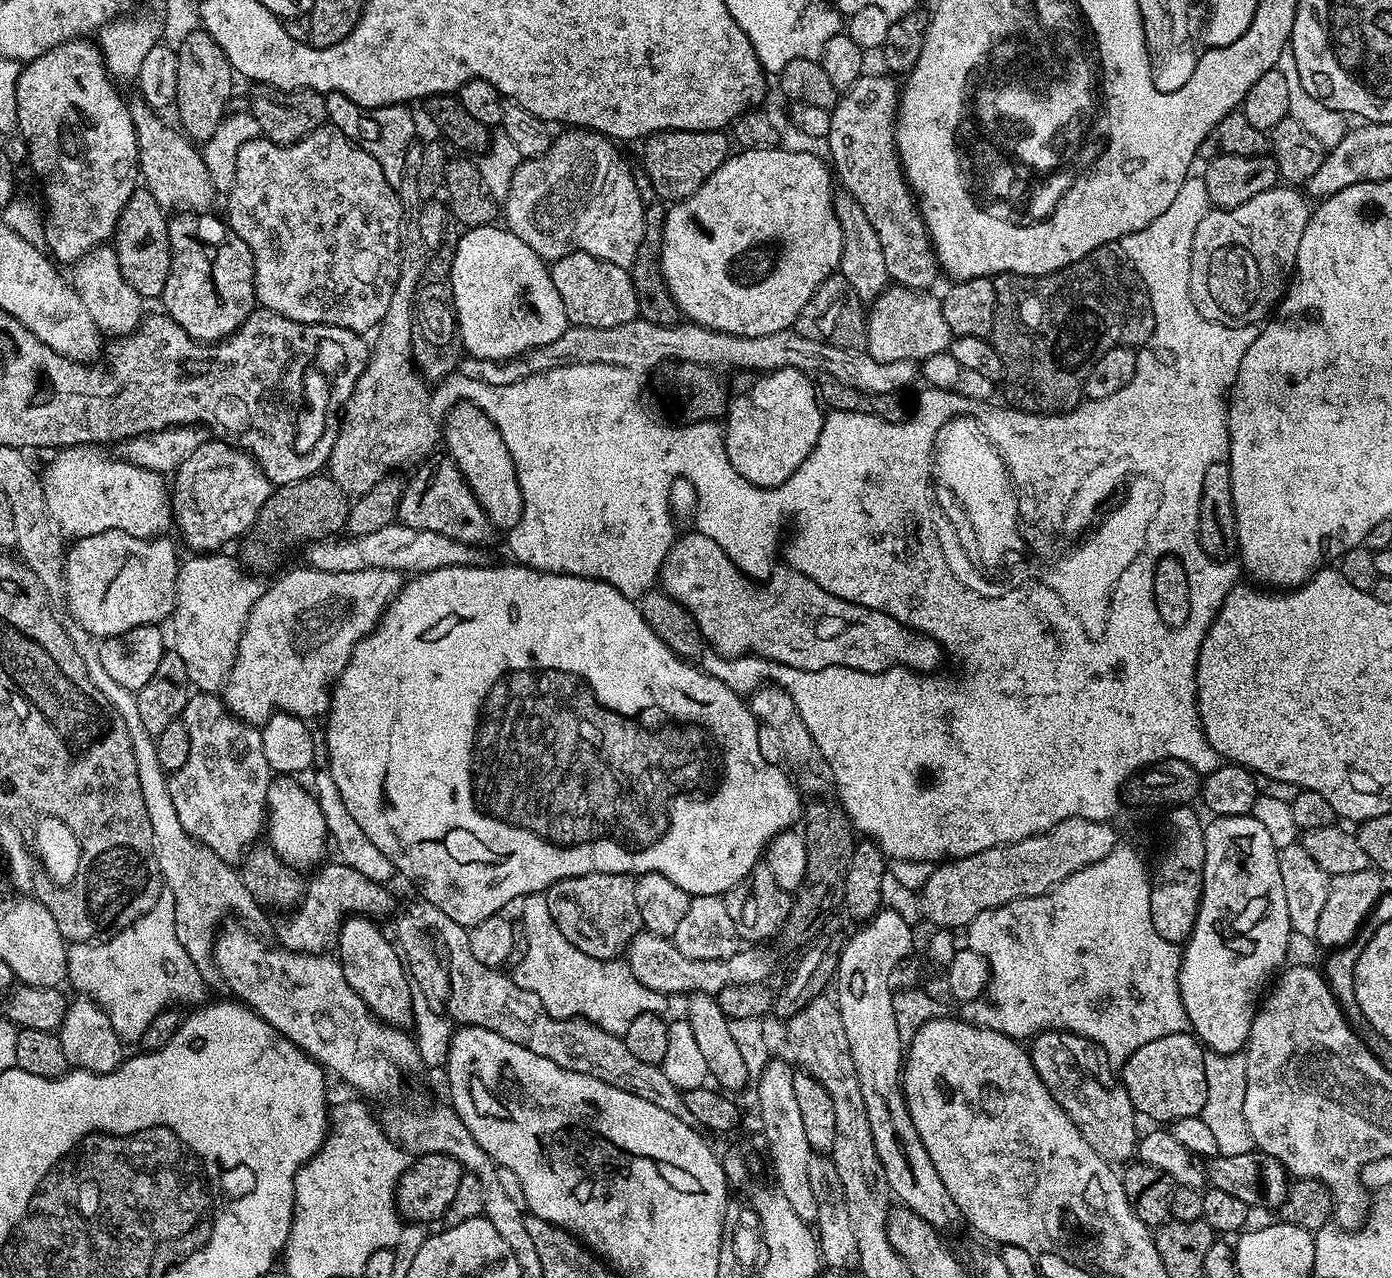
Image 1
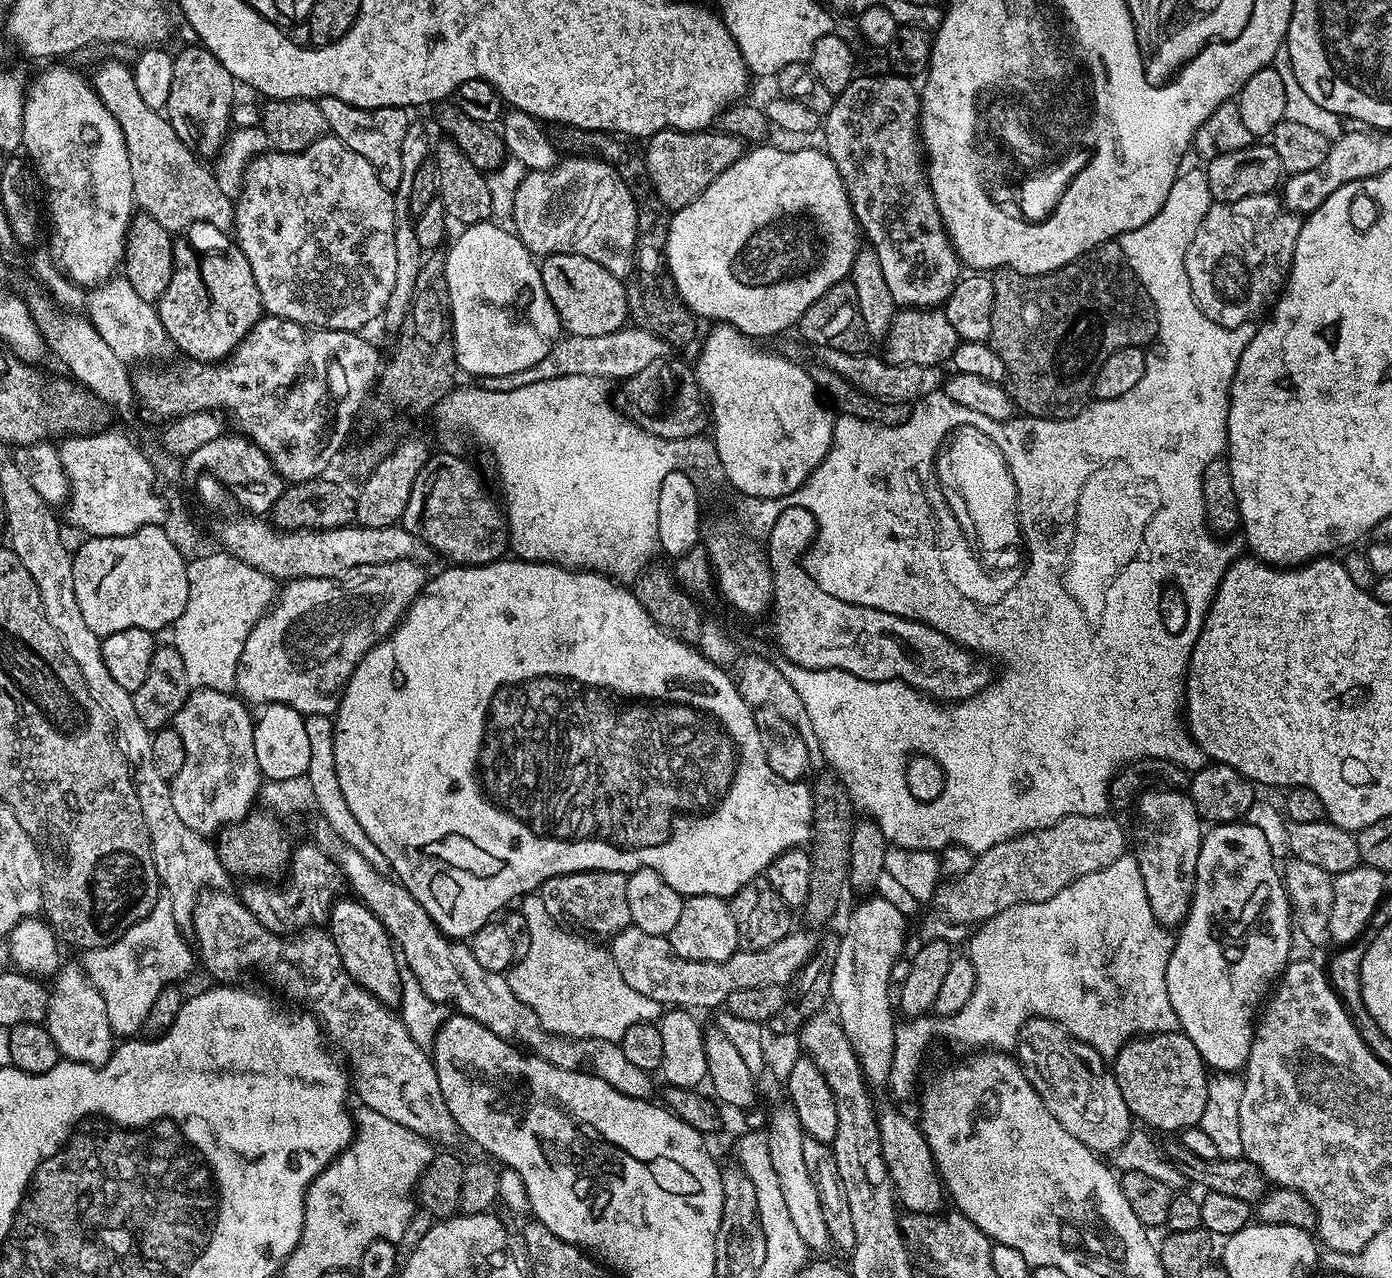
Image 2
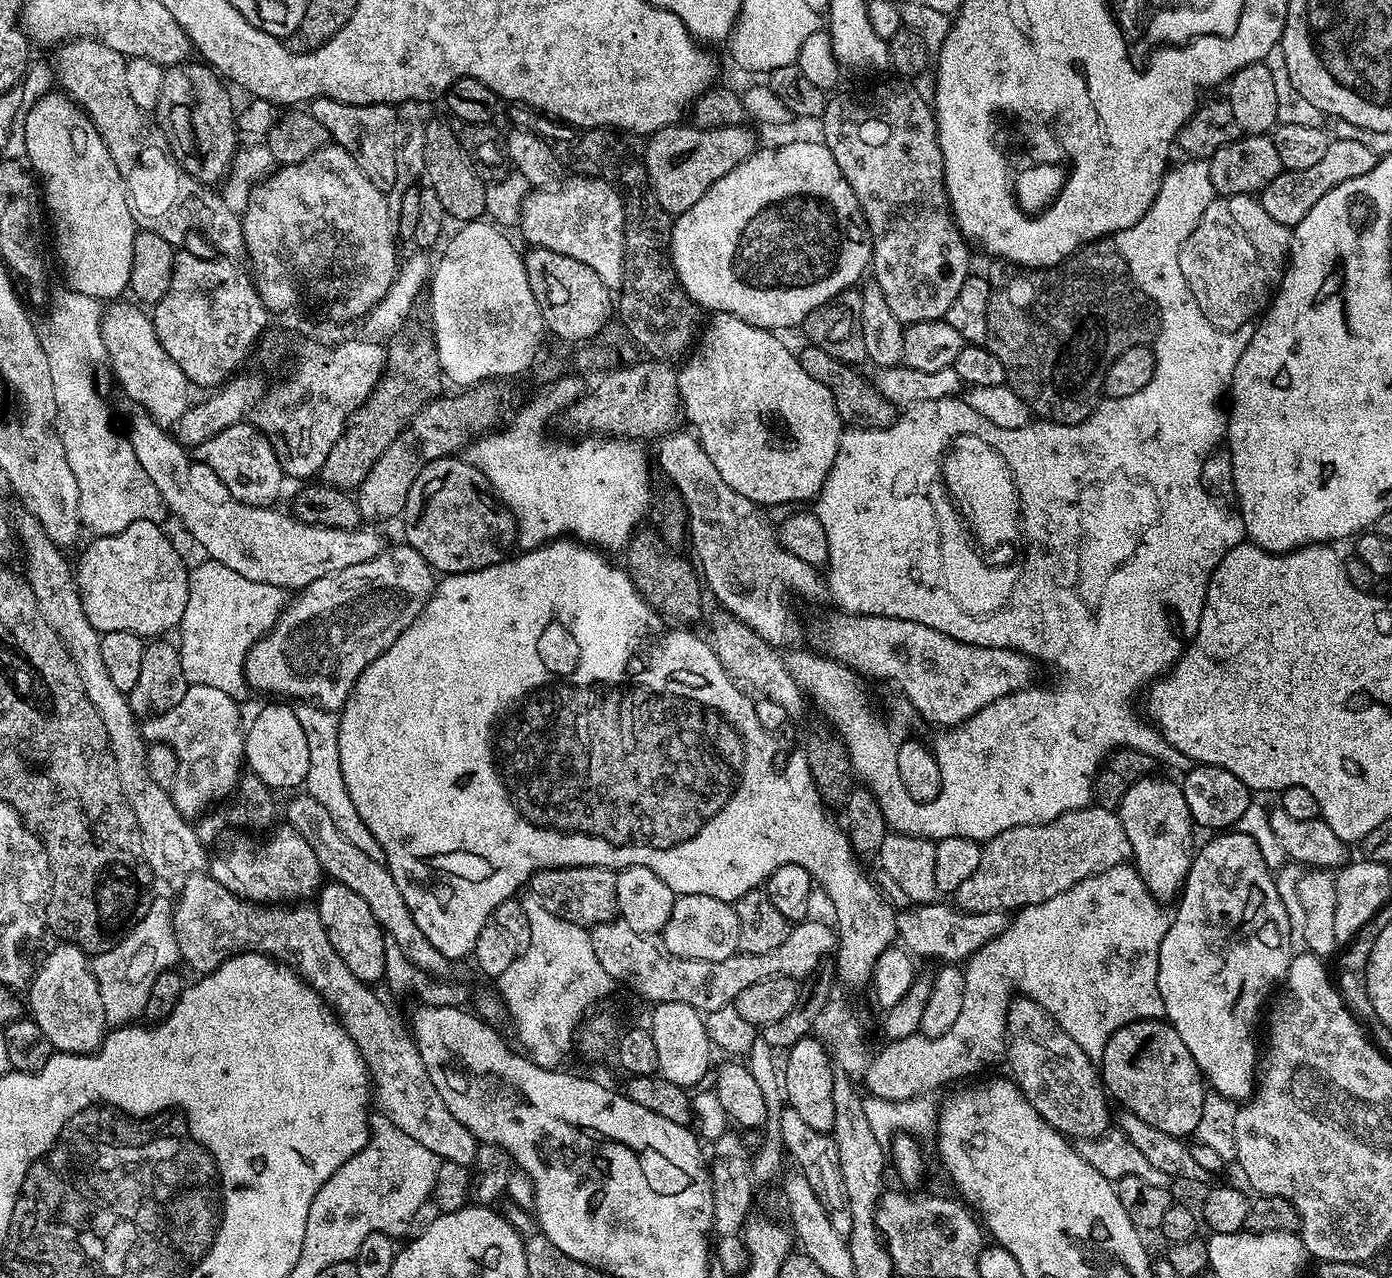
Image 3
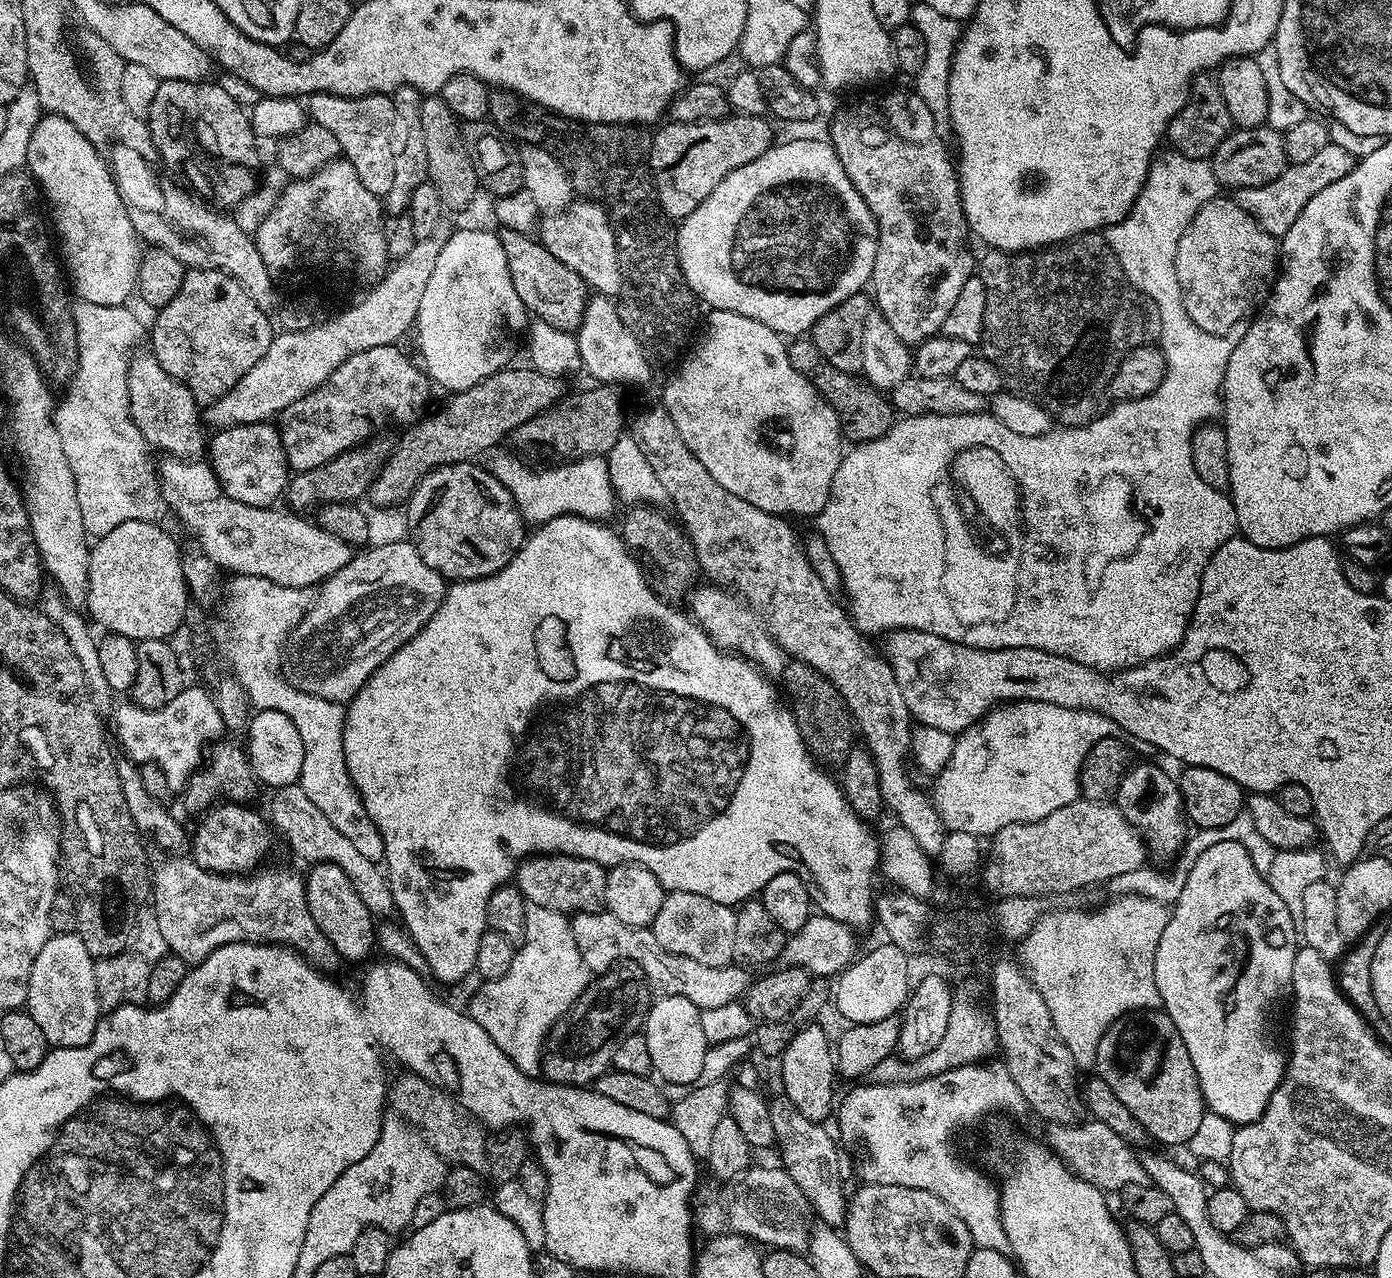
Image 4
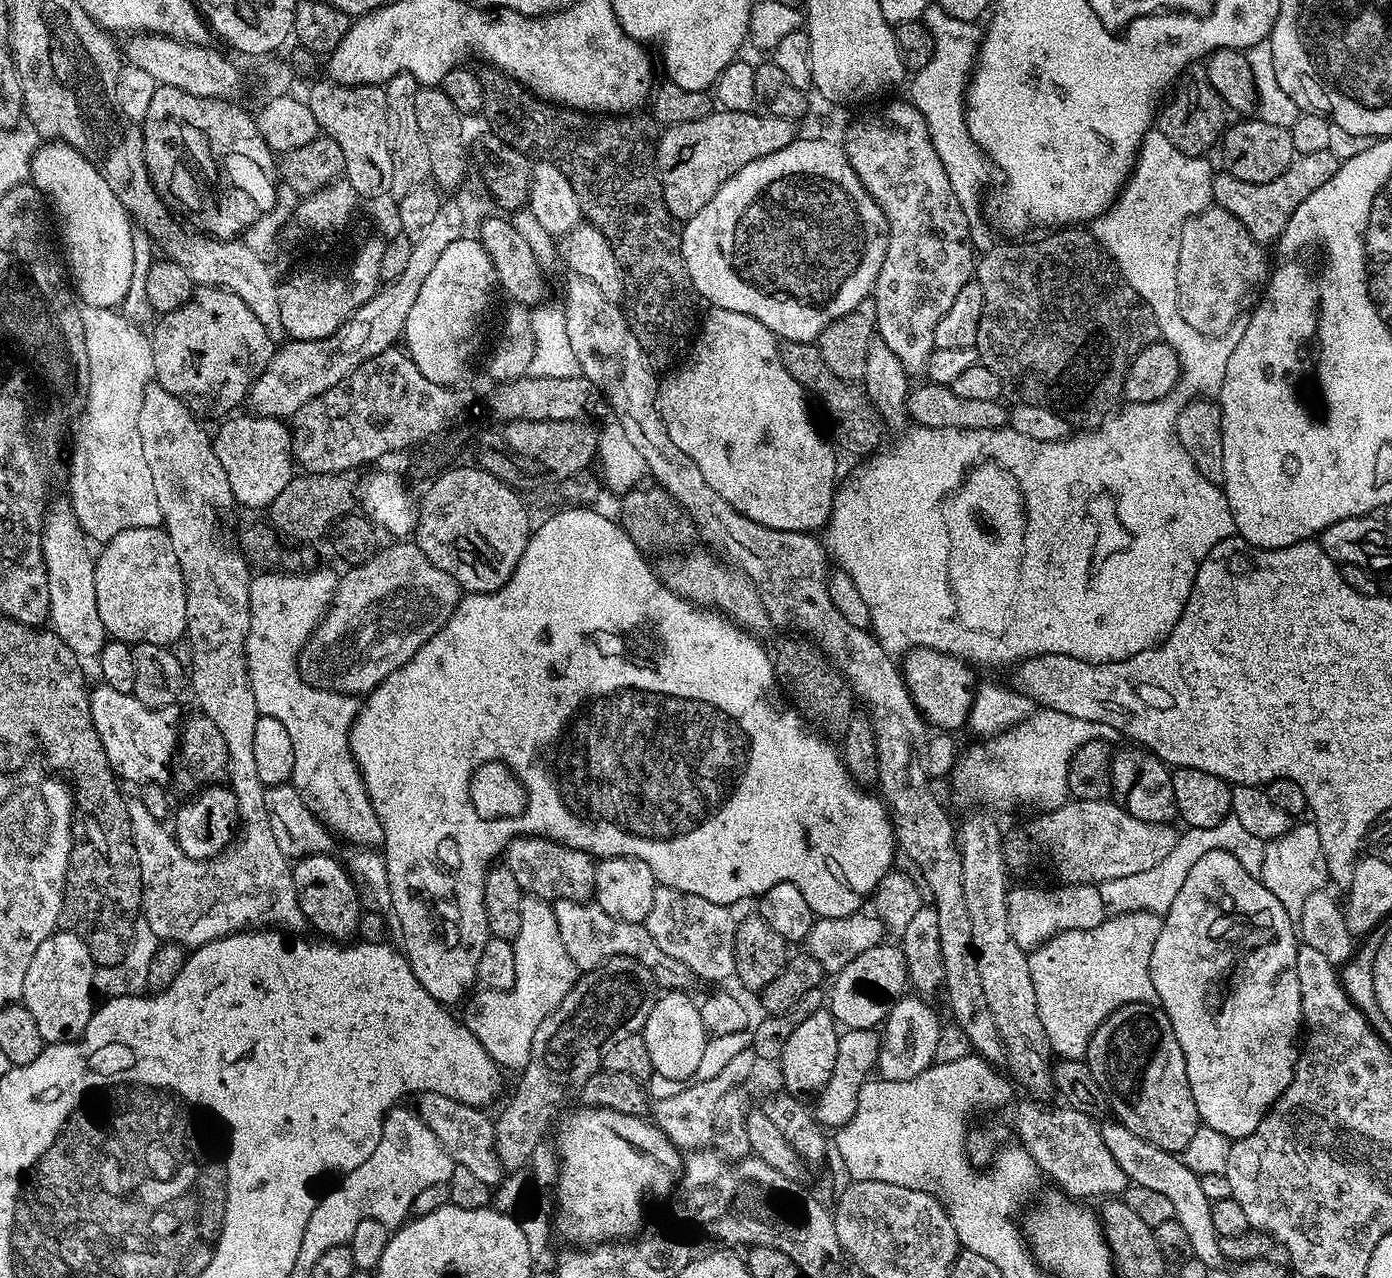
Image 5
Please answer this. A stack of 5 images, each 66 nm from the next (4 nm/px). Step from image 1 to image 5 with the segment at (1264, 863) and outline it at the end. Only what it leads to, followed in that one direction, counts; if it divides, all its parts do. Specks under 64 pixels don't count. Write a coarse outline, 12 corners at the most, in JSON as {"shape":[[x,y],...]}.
{"shape":[[1226,850],[1150,982],[1203,1127],[1246,1138],[1302,1047],[1298,932]]}

